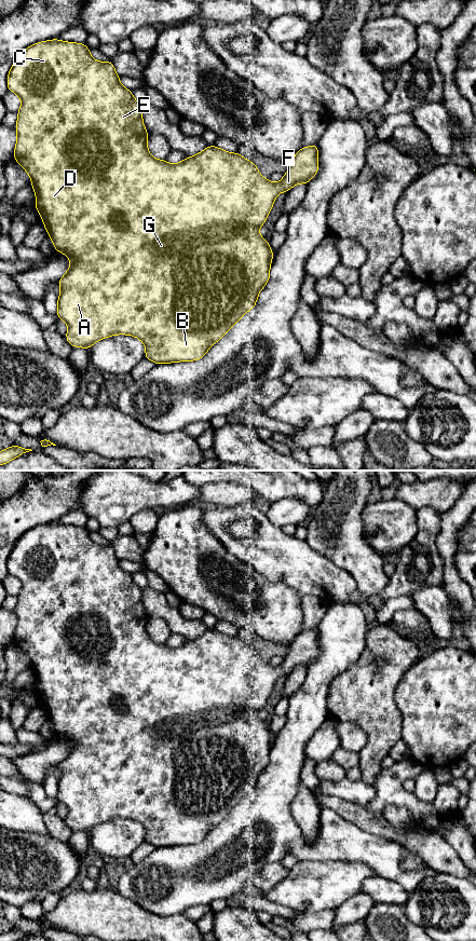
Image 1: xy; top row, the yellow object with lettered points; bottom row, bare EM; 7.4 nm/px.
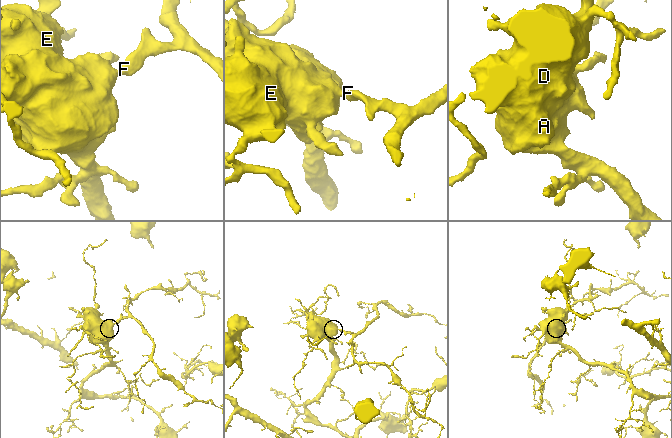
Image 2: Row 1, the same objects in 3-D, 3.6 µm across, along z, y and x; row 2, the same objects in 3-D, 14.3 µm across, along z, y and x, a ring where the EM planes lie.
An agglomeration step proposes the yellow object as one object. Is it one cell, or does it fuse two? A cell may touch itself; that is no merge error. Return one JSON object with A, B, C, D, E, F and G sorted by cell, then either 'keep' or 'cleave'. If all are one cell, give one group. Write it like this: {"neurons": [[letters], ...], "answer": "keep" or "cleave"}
{"neurons": [["A", "B", "C", "D", "E", "F", "G"]], "answer": "keep"}

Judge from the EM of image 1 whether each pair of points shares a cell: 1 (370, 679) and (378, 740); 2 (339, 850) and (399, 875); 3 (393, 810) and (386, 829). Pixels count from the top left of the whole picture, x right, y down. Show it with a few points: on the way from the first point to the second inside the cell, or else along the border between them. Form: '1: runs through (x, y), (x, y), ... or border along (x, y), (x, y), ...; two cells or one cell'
1: runs through (372, 694), (372, 708), (378, 716), (378, 725); one cell
2: runs through (354, 850), (374, 850), (384, 861); one cell
3: border along (381, 814), (399, 830), (413, 827); two cells

